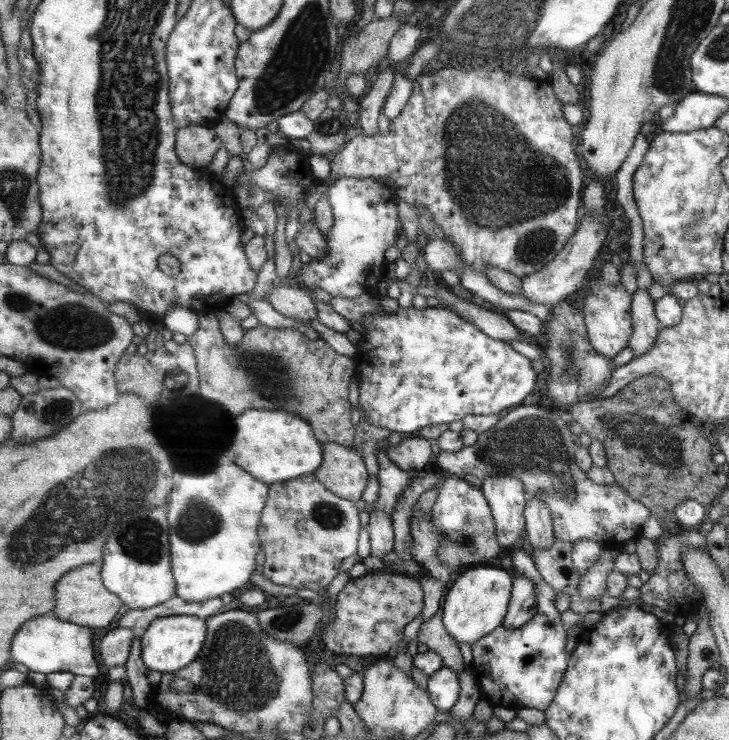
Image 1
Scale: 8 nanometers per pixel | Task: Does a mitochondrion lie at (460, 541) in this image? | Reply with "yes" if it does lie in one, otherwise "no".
yes

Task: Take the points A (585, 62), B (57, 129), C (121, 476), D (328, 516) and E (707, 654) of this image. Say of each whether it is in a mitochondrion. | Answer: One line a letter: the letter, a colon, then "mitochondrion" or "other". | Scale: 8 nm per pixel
A: other
B: other
C: mitochondrion
D: mitochondrion
E: other

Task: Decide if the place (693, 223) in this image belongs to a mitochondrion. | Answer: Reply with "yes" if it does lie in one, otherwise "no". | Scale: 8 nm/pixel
yes

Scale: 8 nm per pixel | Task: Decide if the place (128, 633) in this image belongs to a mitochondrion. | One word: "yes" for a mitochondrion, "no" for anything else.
no

